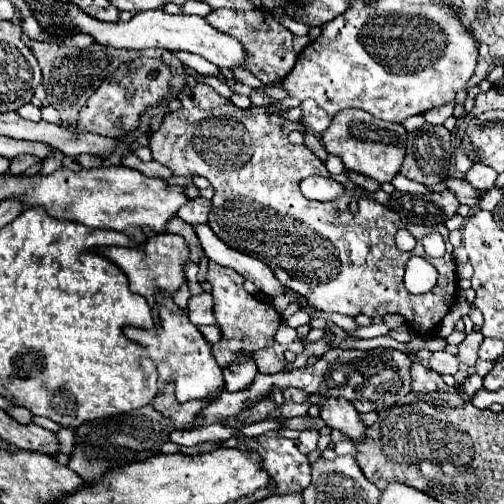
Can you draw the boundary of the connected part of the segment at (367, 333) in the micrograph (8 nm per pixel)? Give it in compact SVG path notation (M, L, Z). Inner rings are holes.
M381 323L381 325L369 325L369 327L359 327L357 331L349 331L353 337L379 337L379 335L387 335L387 333L391 333L391 329L385 325L385 323Z

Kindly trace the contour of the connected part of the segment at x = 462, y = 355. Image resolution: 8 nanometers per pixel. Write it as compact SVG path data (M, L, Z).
M473 329L471 333L465 335L463 343L459 343L459 361L465 363L465 365L475 365L477 361L477 349L479 349L479 343L483 341L483 335L481 331Z

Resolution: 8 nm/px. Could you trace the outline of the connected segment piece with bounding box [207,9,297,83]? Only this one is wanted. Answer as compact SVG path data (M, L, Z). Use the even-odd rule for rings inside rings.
M215 9L207 15L207 23L215 27L221 33L227 33L235 37L243 49L245 49L245 61L243 67L249 69L255 77L259 77L263 83L275 83L283 79L295 65L297 53L291 45L293 33L285 29L269 11L251 9L251 11L231 11L231 9Z

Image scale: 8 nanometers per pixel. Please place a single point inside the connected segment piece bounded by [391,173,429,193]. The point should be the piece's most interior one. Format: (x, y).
(400, 182)

